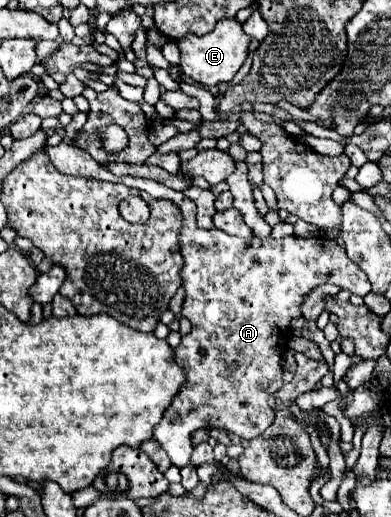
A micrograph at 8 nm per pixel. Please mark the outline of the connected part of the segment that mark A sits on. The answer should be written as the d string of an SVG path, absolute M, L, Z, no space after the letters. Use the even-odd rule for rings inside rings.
M60 143L56 147L46 145L48 157L52 165L66 175L78 175L78 177L90 177L90 179L102 179L102 181L112 181L112 183L122 183L140 191L146 191L152 197L158 199L168 199L180 207L184 225L180 231L180 253L184 257L184 269L182 269L182 285L186 289L186 299L182 305L182 315L190 319L192 331L182 337L180 345L176 347L176 357L174 361L184 369L186 373L186 383L180 387L176 397L172 399L170 407L164 411L164 419L160 425L154 427L154 439L162 445L162 449L168 453L172 463L176 467L184 467L190 463L192 455L192 445L188 445L188 439L192 431L196 429L226 429L240 439L254 439L262 435L274 421L274 413L268 405L268 395L278 391L282 387L282 355L286 347L276 347L276 335L284 335L286 327L290 325L292 319L302 317L302 303L304 297L314 291L318 285L324 283L334 283L340 289L346 289L354 295L368 295L370 293L370 283L356 267L344 247L340 247L334 239L328 237L296 237L288 235L282 239L274 237L252 237L248 243L246 239L226 235L220 229L198 229L196 227L196 215L192 205L184 205L188 197L184 193L168 189L166 185L154 181L154 179L136 179L136 177L116 177L108 169L104 169L100 163L96 163L88 151L70 145L70 143Z

